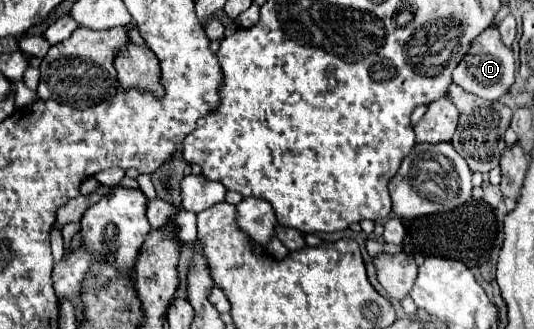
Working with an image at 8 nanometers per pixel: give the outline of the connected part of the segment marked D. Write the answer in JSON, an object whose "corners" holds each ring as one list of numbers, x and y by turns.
{"corners":[[491,27,473,41,469,53,457,65,457,69,453,73,453,81,459,87,463,87,465,91,469,91,481,99,487,99,487,101,497,101,501,95,505,95,509,91,509,87,515,81,515,61,513,61,511,49,501,43,497,29]]}

